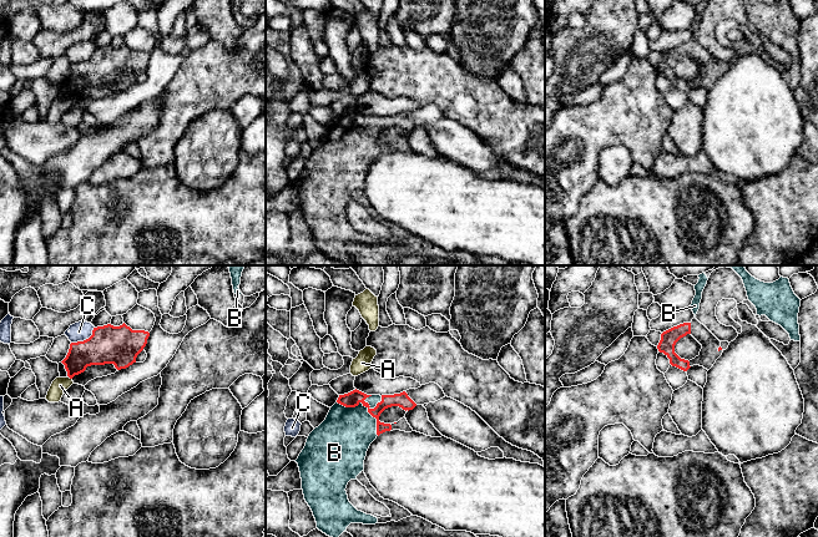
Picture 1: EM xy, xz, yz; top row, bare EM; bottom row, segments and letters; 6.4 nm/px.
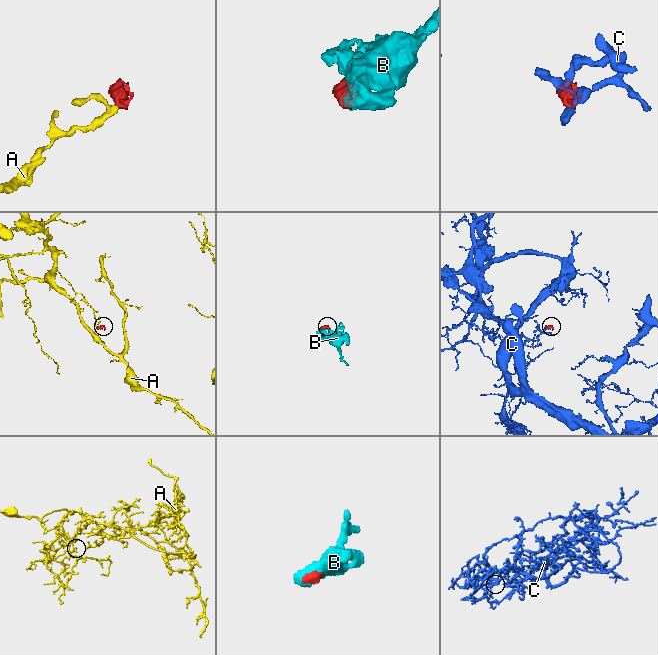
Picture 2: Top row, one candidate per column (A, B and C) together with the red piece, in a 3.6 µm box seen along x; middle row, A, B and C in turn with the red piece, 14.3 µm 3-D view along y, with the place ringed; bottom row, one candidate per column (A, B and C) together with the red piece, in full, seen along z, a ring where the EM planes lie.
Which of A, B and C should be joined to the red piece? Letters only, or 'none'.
B

